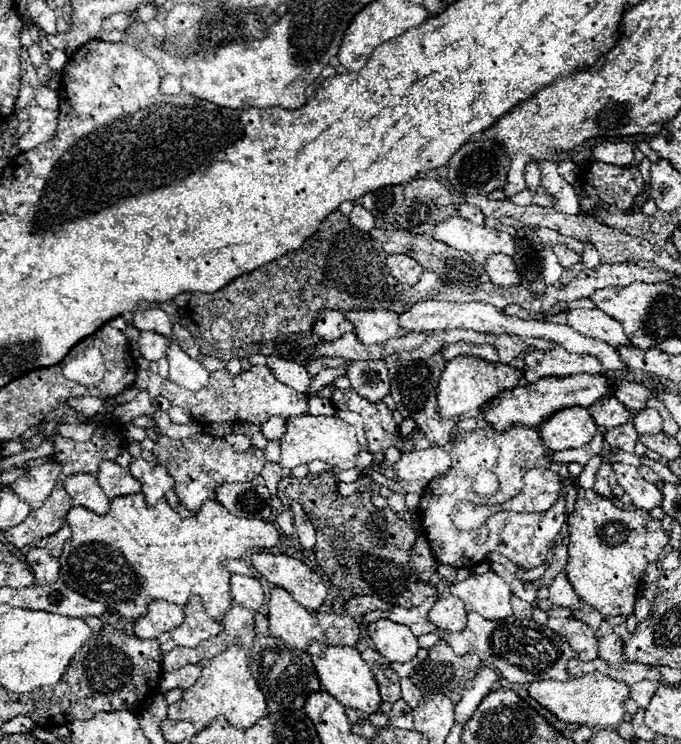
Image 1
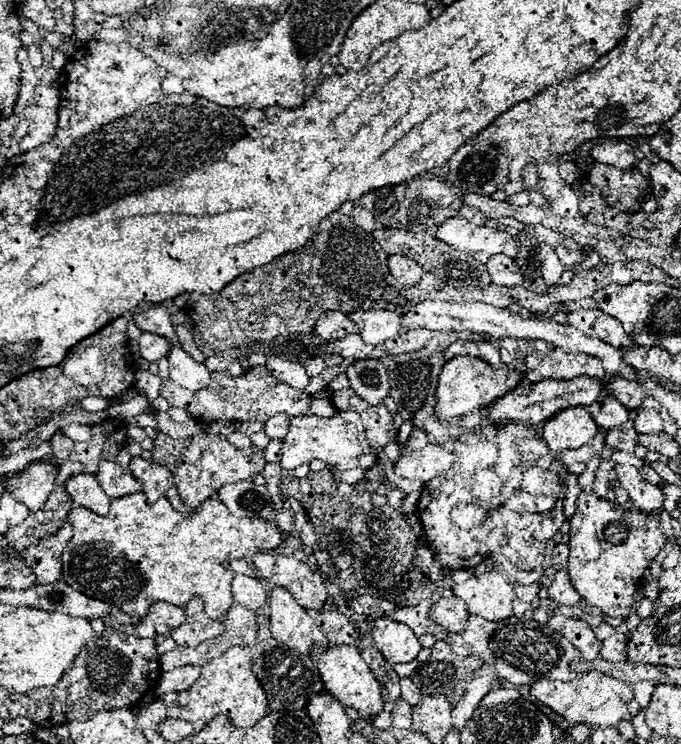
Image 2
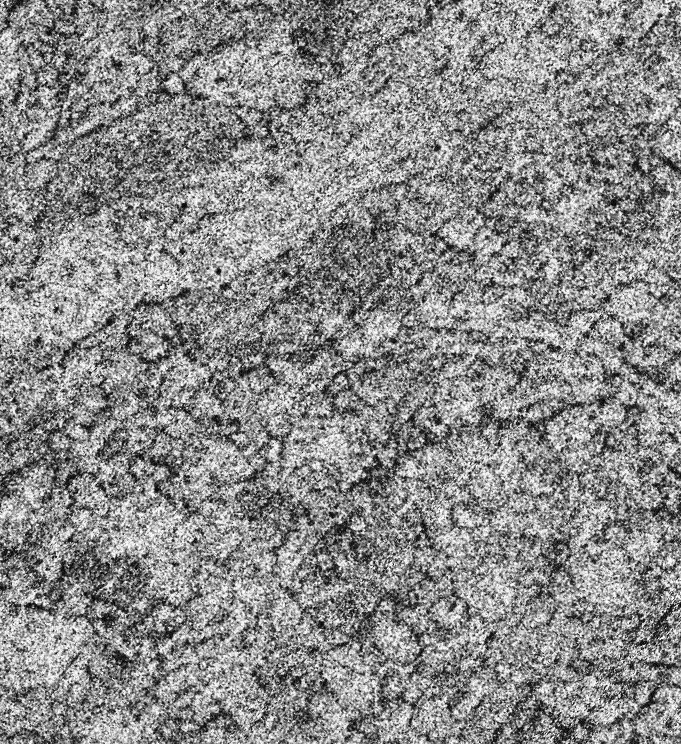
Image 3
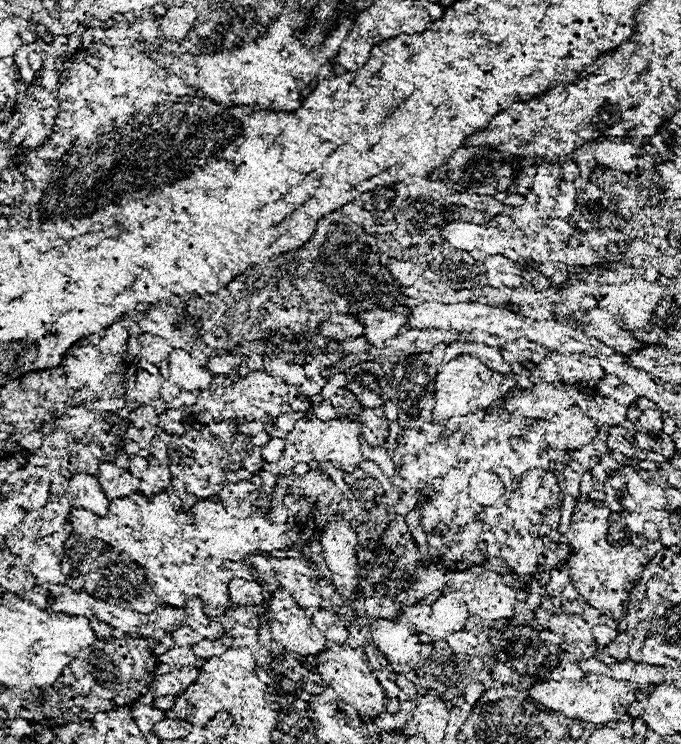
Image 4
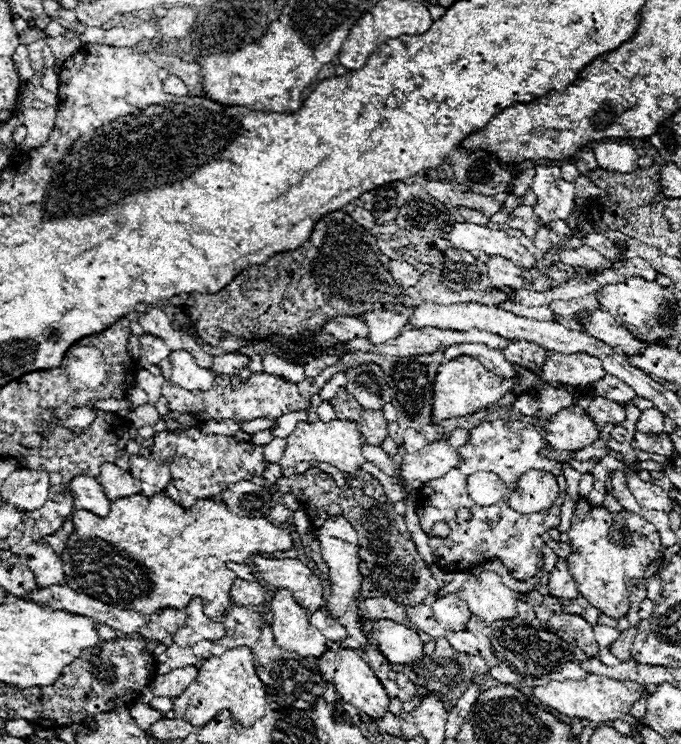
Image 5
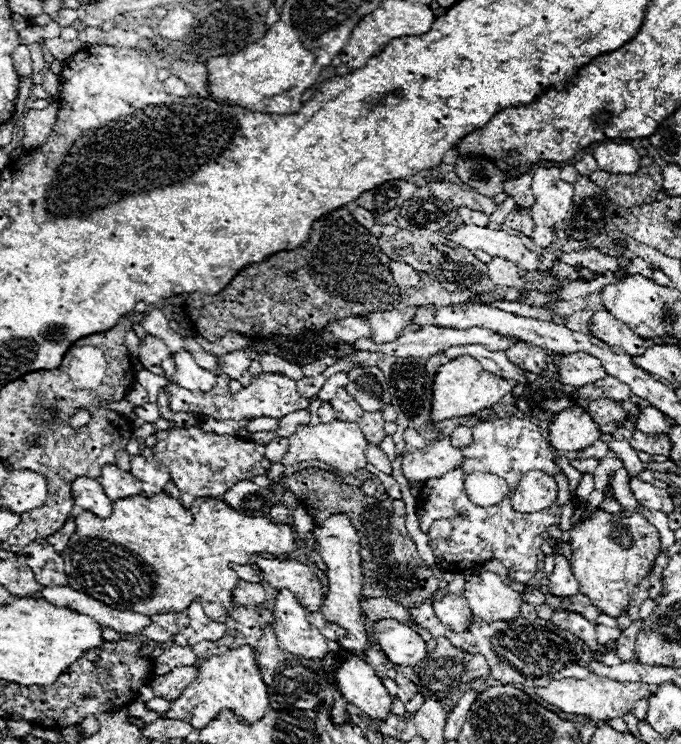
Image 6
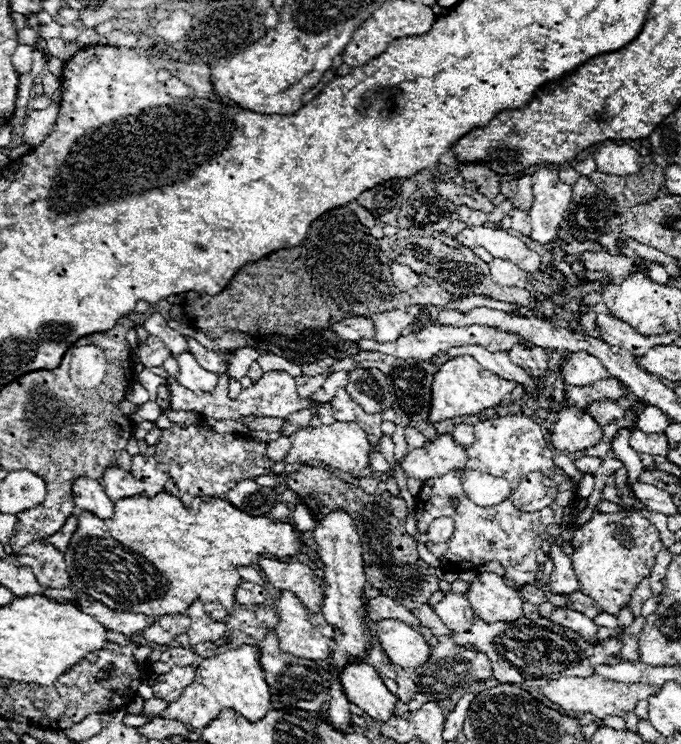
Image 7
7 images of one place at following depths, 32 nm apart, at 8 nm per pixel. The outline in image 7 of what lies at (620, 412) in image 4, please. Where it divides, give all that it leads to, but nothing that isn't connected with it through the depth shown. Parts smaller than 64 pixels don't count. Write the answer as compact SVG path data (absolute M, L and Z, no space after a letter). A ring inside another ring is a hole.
M596 400L596 402L588 404L586 410L588 410L588 414L592 414L592 418L600 426L606 426L606 424L610 424L614 420L624 418L624 408L618 406L616 402L612 402L612 400Z

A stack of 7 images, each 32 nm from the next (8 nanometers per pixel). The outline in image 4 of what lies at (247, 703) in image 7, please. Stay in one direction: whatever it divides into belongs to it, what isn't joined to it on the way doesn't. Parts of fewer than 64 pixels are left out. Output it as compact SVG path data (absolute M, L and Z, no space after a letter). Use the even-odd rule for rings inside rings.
M230 648L220 656L212 656L204 660L204 664L198 668L200 674L184 694L178 694L174 698L174 708L166 712L168 718L184 718L192 722L194 726L204 726L218 710L226 708L234 716L234 720L240 726L254 726L258 718L264 716L266 712L266 690L264 684L260 682L256 670L254 670L254 656L250 648Z

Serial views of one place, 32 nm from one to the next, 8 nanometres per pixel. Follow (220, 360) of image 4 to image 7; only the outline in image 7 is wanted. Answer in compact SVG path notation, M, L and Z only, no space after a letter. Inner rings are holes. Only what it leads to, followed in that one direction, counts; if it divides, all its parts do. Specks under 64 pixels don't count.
M242 348L234 354L228 354L228 360L230 360L230 368L228 368L228 376L232 380L240 380L242 376L246 376L250 364L262 356L266 350L256 350L256 348Z

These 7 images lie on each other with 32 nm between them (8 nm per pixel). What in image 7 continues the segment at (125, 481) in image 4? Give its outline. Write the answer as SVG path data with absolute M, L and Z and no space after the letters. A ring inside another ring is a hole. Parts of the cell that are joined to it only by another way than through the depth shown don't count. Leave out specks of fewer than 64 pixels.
M112 466L104 472L102 486L104 486L108 498L112 498L112 502L116 502L120 498L132 498L132 496L144 494L144 482L136 480L130 472L124 472L116 466Z

